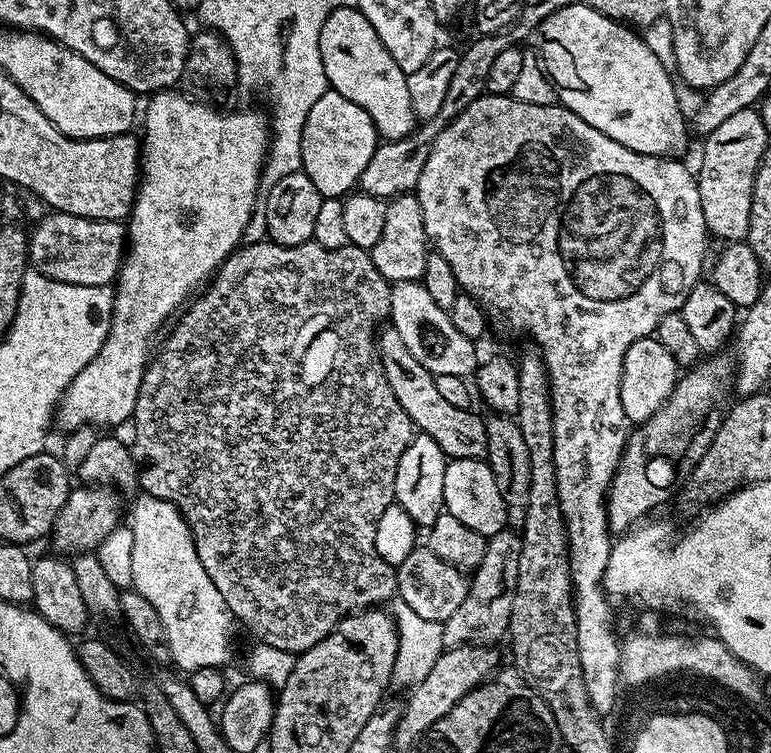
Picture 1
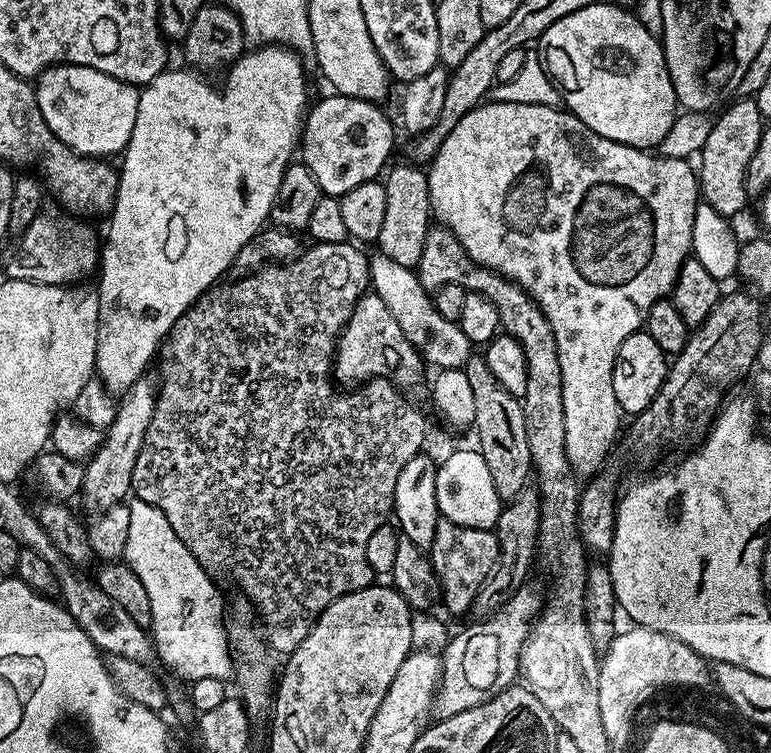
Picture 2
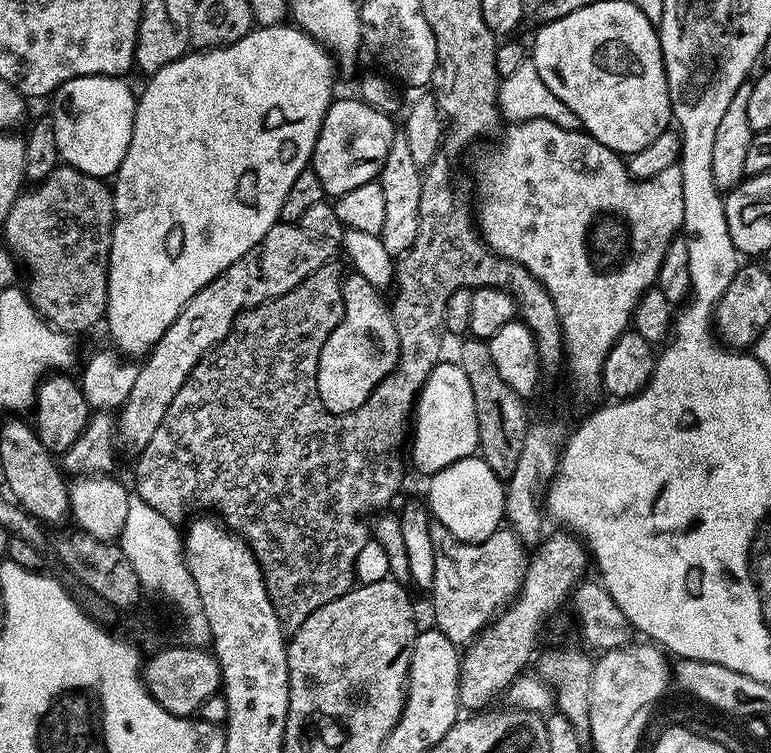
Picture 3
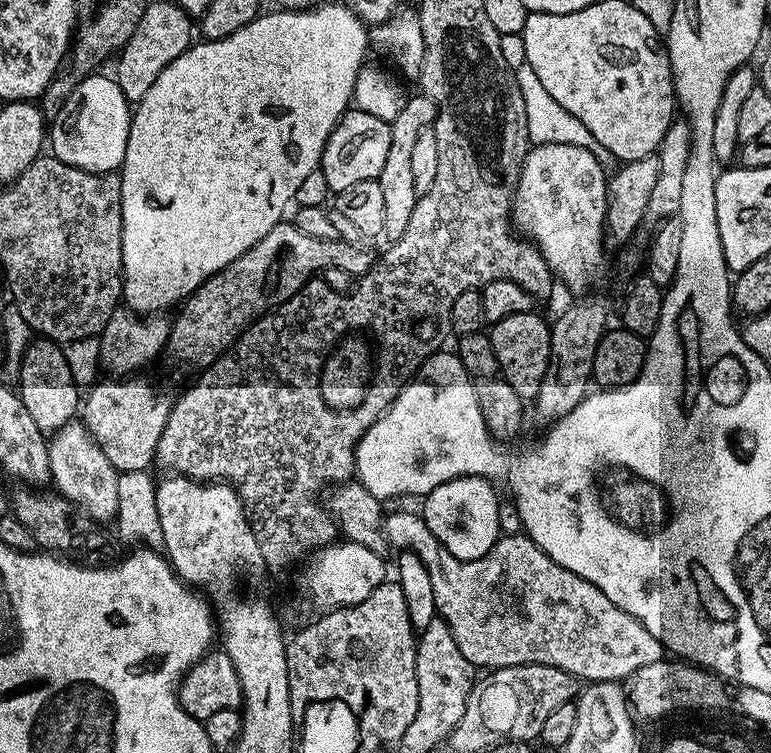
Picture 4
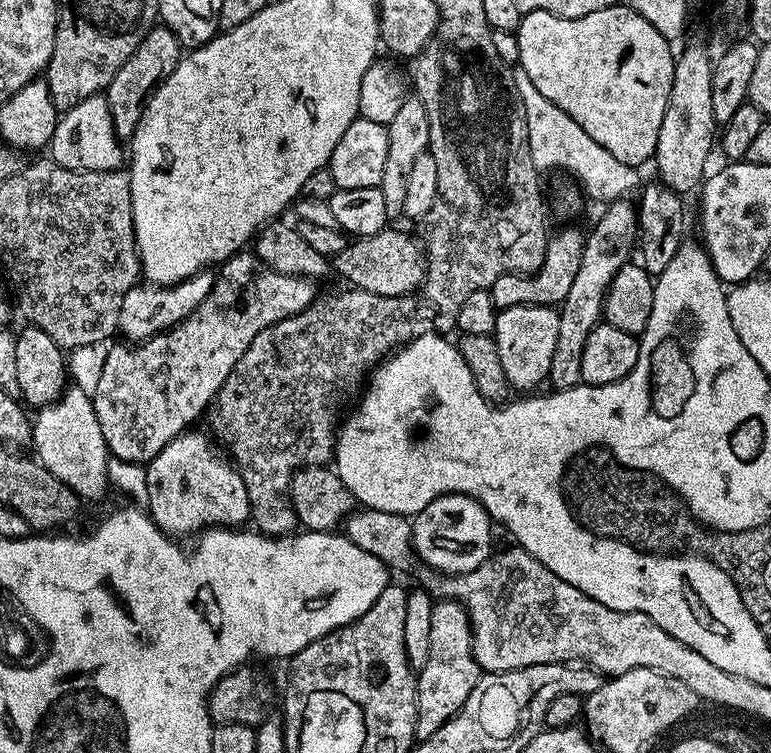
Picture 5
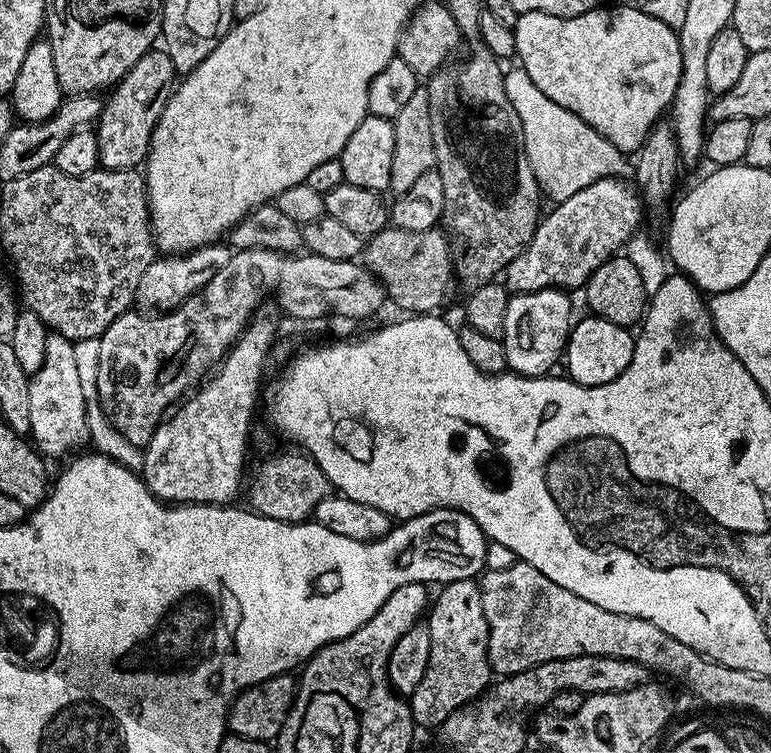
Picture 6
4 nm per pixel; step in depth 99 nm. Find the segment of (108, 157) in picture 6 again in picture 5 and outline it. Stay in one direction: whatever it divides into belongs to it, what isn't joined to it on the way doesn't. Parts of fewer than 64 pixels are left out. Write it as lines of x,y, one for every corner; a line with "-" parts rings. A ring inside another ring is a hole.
153,26
146,38
142,38
138,50
134,50
134,54
130,54
130,58
118,70
118,74
114,74
114,78
106,86
106,99
117,140
131,141
149,96
176,69
181,55
182,49
176,35
169,28

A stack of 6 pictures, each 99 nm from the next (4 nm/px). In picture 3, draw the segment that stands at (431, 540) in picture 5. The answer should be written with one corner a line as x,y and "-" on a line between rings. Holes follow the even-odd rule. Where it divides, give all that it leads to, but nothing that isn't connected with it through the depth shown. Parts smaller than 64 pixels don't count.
473,454
446,466
440,472
431,473
428,484
427,507
435,523
446,526
456,540
477,544
494,534
505,523
505,481
479,454

